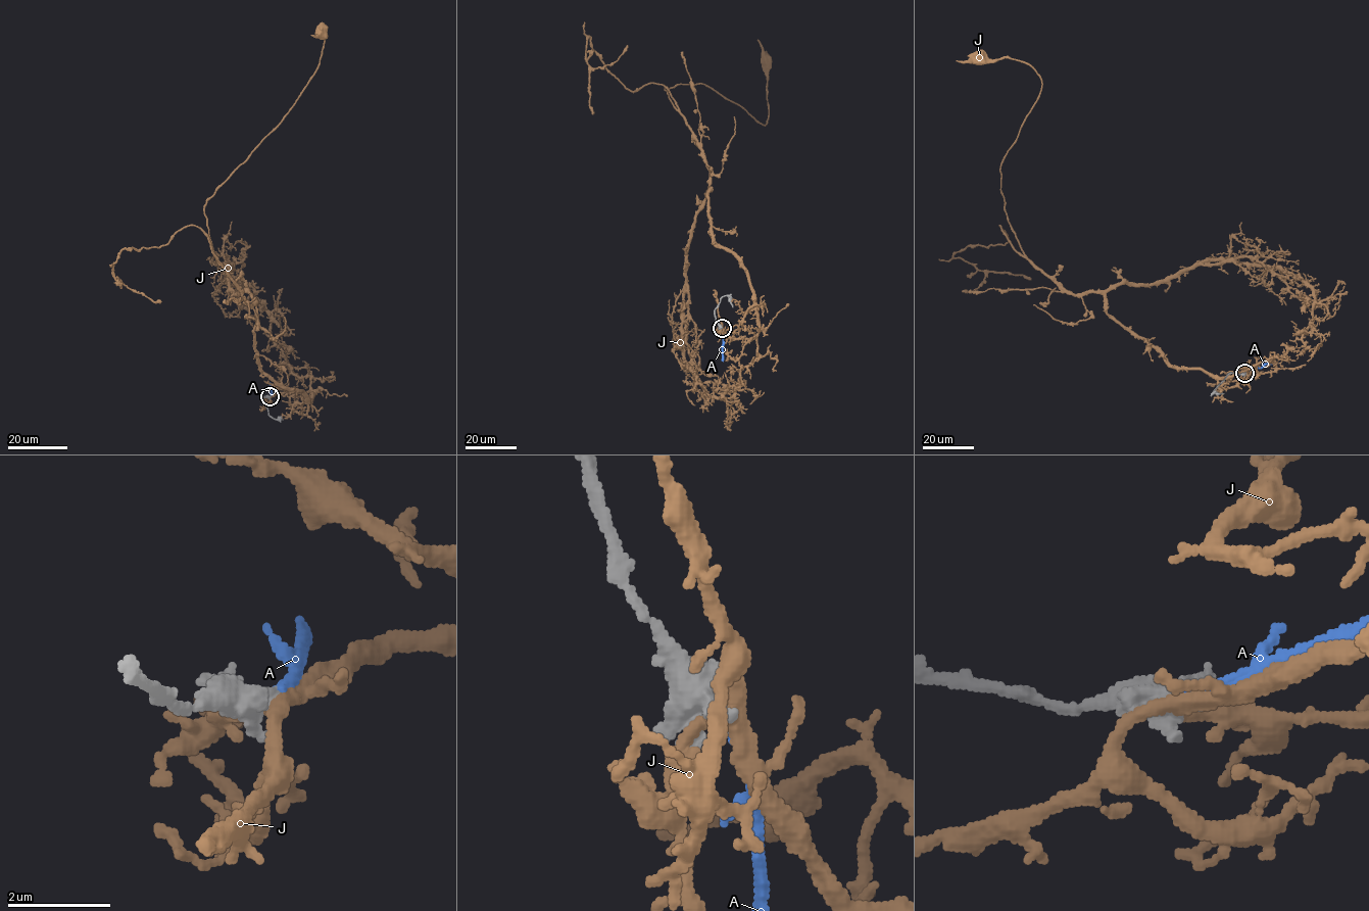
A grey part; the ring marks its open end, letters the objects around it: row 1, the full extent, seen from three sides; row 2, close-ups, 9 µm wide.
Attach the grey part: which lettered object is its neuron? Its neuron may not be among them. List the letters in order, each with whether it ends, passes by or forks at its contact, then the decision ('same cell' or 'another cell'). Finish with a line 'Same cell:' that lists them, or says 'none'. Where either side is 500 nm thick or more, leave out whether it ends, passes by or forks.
A: it ends | same cell
J: another cell
Same cell: A

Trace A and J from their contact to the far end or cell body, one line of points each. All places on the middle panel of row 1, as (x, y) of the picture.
A: (722, 327), (722, 361)
J: (721, 327), (752, 338), (754, 294), (715, 243), (710, 170), (665, 90), (703, 84), (765, 126), (767, 61)

